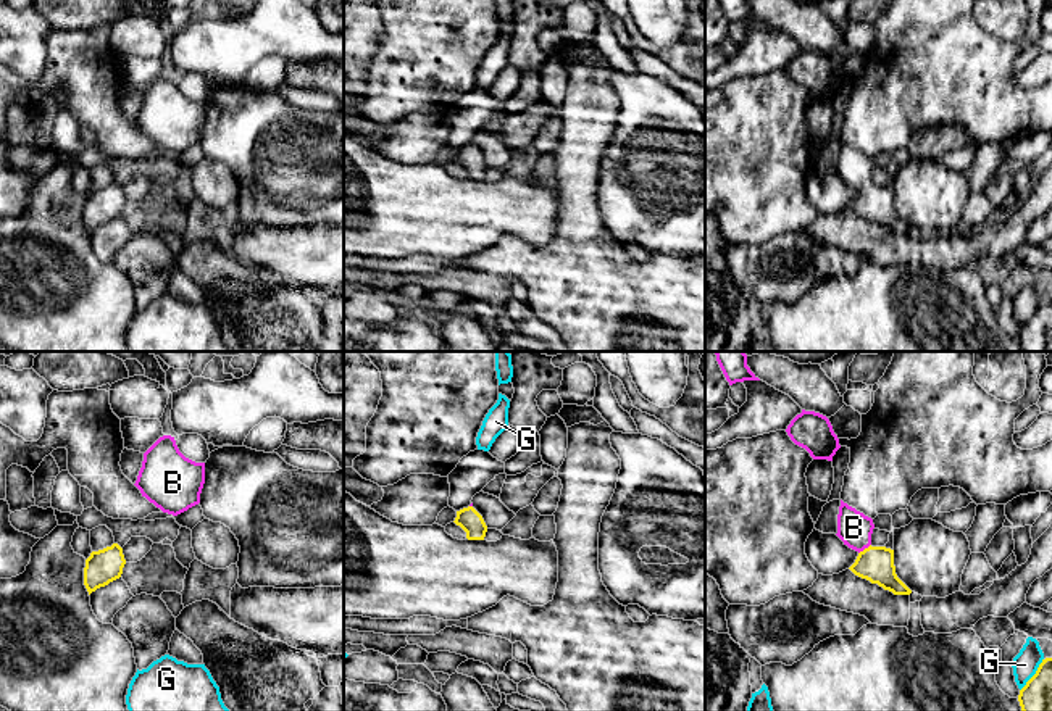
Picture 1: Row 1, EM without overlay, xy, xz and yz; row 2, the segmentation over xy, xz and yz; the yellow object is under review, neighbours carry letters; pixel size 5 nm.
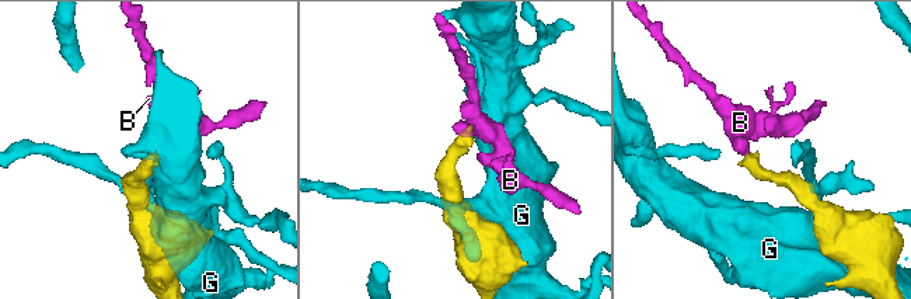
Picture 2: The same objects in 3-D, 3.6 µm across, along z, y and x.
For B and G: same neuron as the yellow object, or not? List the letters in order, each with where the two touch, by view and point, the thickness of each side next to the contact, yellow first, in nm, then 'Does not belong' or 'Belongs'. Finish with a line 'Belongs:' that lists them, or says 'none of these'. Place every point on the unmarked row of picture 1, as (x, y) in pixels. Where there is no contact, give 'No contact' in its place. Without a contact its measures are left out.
B: Touches yellow at yz (865, 187). Thickness 180 nm (yellow) against 170 nm. Belongs
G: Touches yellow at yz (1035, 313). Thickness 160 nm (yellow) against 130 nm. Does not belong
Belongs: B

